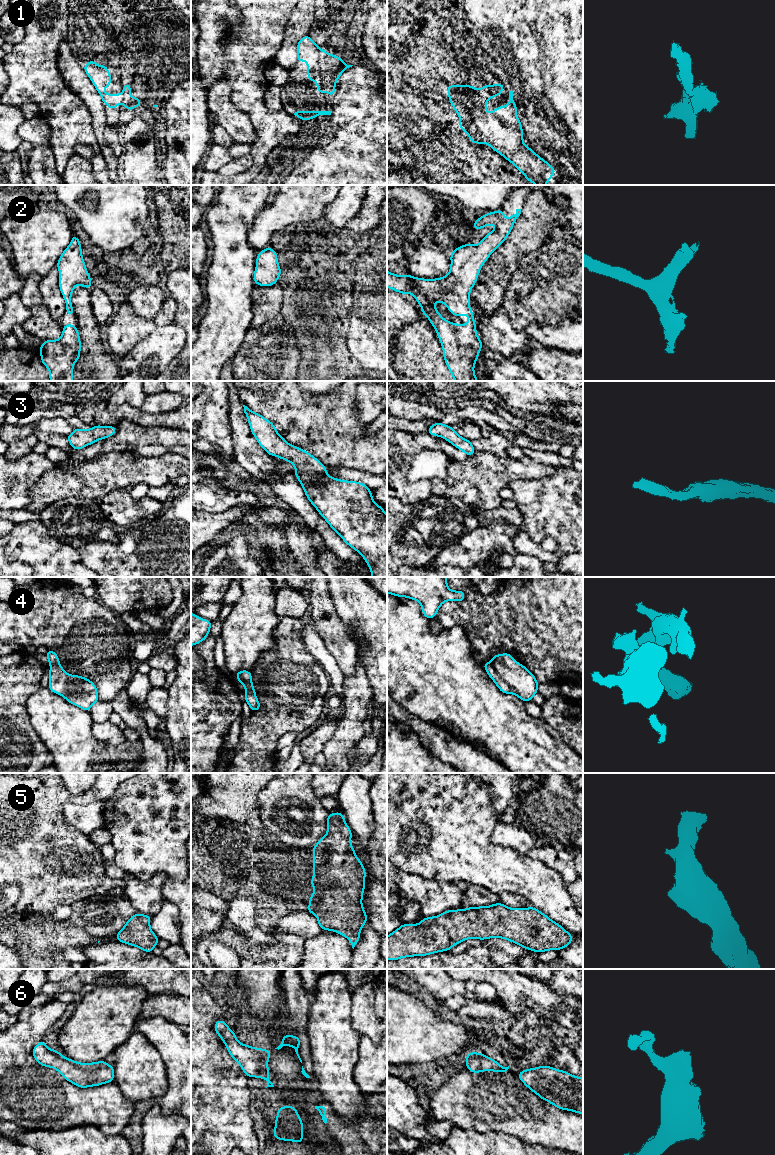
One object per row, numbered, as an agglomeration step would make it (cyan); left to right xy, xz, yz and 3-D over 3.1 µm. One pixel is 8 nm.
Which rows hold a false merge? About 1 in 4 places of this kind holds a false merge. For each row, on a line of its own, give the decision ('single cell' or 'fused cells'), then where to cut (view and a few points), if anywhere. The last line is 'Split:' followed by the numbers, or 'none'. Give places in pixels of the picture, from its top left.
1: single cell; cut none
2: single cell; cut none
3: single cell; cut none
4: single cell; cut none
5: single cell; cut none
6: single cell; cut none
Split: none

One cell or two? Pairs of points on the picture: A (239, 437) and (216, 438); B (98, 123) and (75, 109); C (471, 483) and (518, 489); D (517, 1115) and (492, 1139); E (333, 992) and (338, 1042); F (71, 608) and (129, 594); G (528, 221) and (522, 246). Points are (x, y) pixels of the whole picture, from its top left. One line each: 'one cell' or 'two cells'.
A: two cells
B: two cells
C: two cells
D: two cells
E: one cell
F: two cells
G: one cell

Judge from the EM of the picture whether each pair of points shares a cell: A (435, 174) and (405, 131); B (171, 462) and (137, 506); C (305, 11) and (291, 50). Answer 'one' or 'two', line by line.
A: two
B: two
C: one

